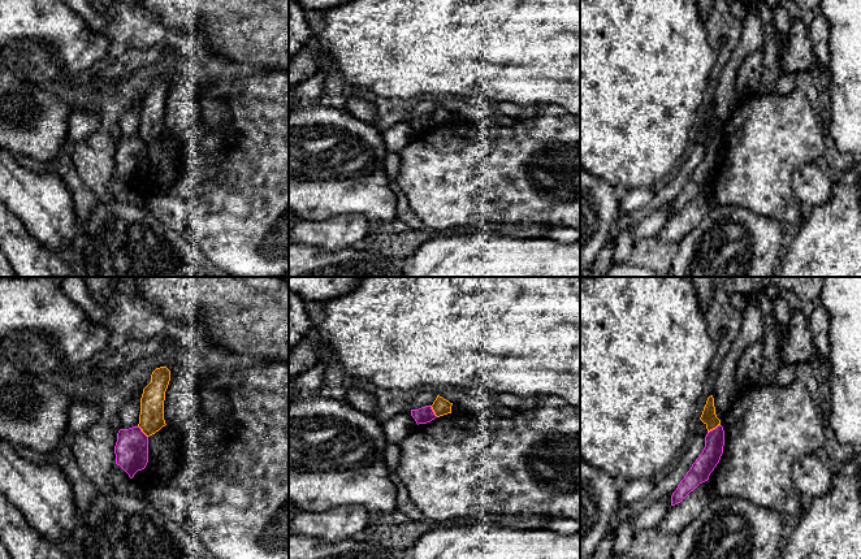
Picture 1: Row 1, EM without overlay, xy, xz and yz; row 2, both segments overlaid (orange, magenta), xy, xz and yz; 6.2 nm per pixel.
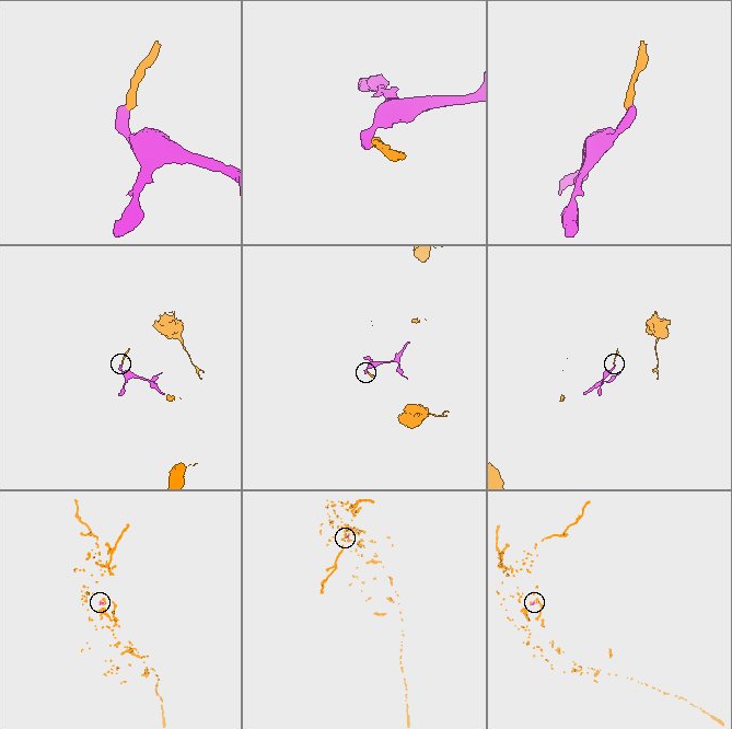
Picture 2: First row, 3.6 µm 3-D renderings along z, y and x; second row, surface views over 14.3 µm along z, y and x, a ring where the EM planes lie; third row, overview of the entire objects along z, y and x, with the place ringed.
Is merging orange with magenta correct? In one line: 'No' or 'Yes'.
No

